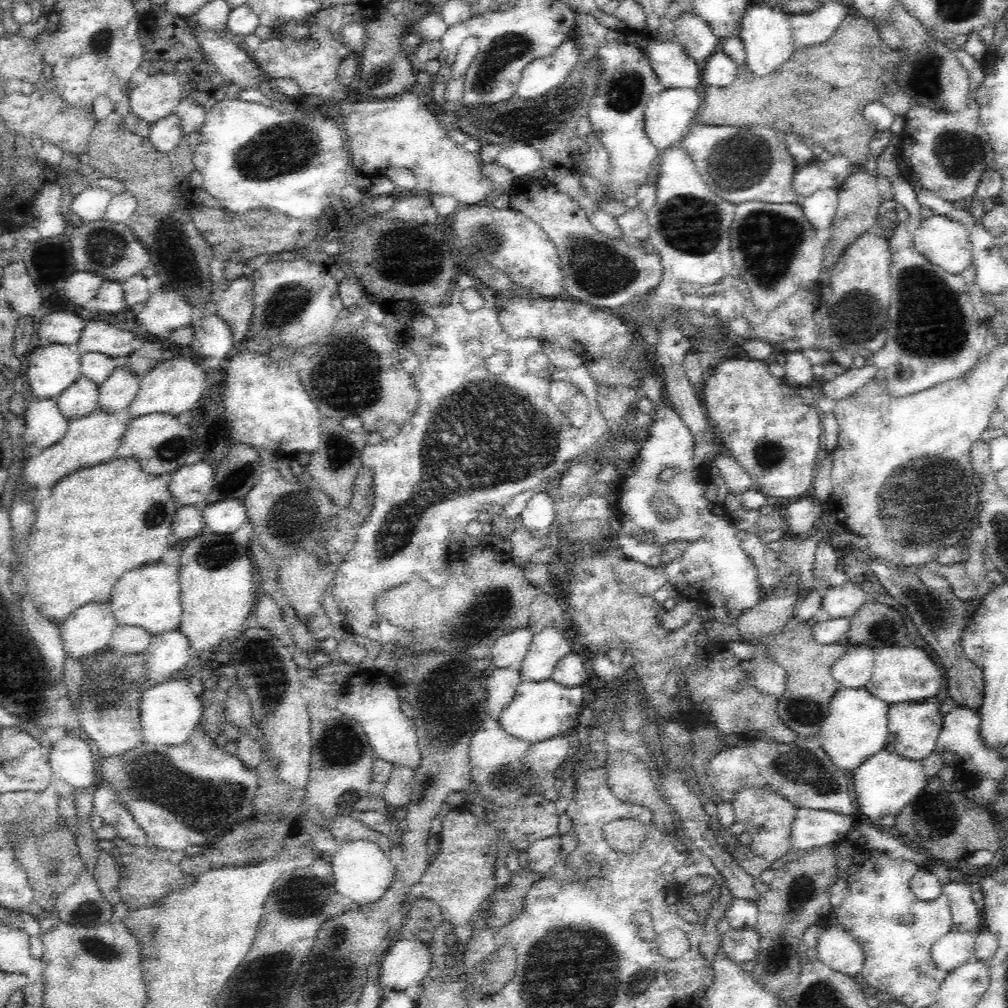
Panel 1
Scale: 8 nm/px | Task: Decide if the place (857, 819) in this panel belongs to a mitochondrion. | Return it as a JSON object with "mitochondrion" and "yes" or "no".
{"mitochondrion":"no"}

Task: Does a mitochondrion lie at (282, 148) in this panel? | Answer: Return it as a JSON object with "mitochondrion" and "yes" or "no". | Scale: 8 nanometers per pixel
{"mitochondrion":"yes"}

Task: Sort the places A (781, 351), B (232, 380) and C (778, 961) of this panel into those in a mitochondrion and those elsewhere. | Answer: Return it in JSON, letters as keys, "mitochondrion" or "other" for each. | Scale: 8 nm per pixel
{"A":"other","B":"other","C":"mitochondrion"}

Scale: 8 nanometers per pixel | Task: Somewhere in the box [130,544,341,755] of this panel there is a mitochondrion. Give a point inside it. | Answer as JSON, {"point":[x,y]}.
{"point":[272,688]}

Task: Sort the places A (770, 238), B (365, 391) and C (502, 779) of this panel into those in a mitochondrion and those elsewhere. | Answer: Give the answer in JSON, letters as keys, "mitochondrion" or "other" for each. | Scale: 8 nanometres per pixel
{"A":"mitochondrion","B":"mitochondrion","C":"mitochondrion"}

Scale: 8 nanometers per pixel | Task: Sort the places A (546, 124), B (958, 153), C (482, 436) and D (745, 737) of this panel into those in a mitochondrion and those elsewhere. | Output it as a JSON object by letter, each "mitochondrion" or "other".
{"A":"mitochondrion","B":"mitochondrion","C":"mitochondrion","D":"other"}

